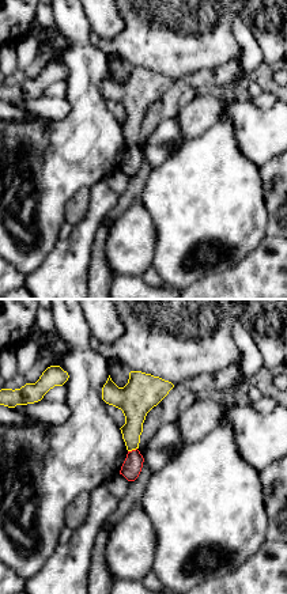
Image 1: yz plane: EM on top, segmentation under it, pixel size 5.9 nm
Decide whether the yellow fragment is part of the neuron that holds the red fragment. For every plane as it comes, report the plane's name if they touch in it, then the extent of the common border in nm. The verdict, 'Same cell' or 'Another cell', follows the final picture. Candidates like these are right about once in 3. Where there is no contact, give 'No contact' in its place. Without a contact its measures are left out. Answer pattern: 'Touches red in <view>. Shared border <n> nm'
Touches red in yz. Shared border 60 nm

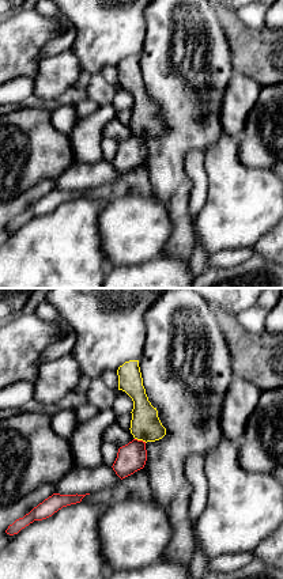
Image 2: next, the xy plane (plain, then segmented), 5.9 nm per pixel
Touches red in xy. Shared border 80 nm

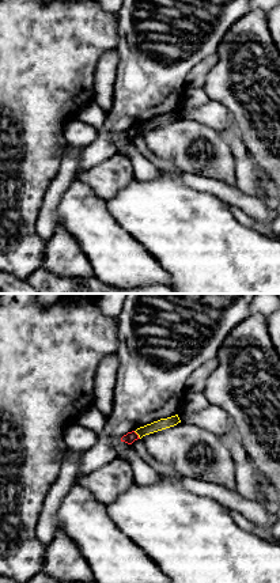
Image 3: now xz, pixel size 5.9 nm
Touches red in xz. Shared border 60 nm

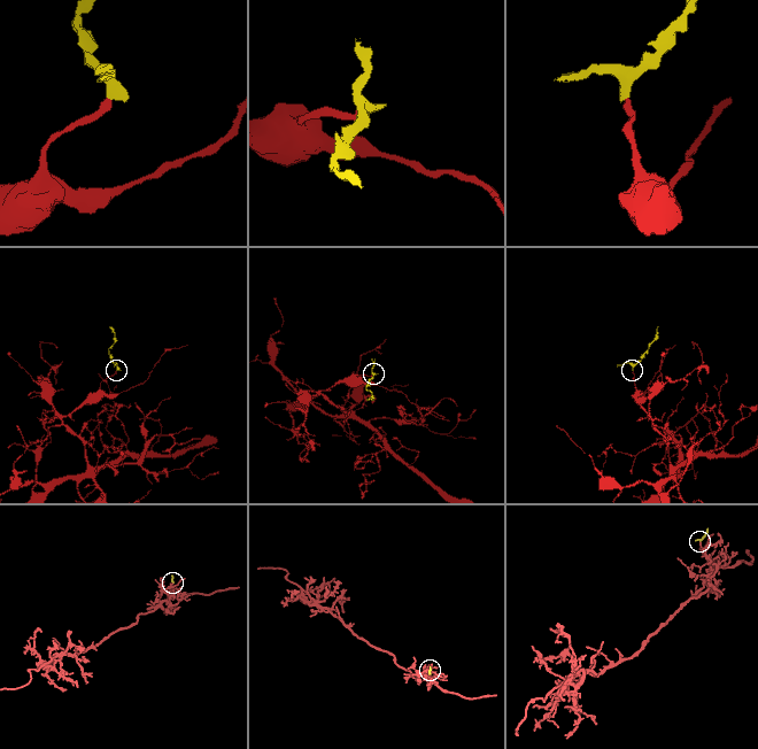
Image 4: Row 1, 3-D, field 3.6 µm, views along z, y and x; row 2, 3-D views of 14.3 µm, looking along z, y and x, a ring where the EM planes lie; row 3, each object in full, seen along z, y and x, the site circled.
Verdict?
Another cell

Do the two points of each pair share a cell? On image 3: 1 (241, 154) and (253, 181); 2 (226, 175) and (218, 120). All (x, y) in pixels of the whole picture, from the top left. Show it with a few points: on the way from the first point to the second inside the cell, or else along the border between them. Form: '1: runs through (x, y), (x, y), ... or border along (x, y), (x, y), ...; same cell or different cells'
1: runs through (243, 161), (246, 174); same cell
2: border along (189, 118), (205, 124), (220, 133); different cells

